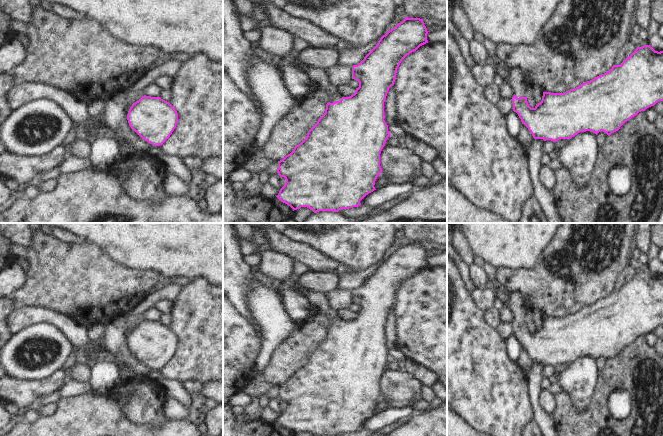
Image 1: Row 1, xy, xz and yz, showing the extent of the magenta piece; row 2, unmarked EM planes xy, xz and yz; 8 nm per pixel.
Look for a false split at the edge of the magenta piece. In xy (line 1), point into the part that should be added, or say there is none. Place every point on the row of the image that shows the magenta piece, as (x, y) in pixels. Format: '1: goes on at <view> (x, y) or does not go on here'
1: does not go on here

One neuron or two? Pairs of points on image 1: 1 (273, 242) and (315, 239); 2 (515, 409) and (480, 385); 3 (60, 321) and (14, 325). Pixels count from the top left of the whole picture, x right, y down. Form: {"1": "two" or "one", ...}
{"1": "two", "2": "one", "3": "one"}

